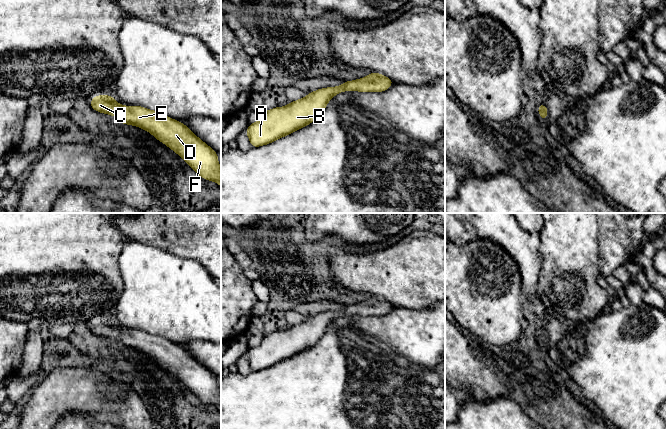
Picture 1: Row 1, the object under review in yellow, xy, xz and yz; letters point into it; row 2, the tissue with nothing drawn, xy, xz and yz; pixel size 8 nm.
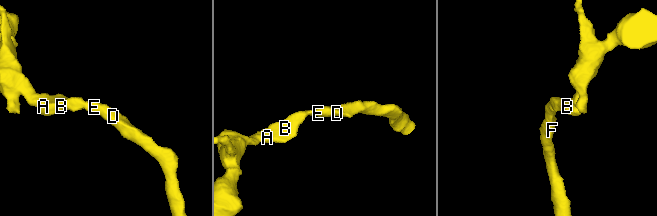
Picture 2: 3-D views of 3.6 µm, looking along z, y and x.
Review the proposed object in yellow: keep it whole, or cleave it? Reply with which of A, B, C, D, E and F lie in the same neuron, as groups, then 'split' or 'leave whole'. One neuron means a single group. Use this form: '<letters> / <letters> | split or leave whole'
A B C D E F | leave whole

